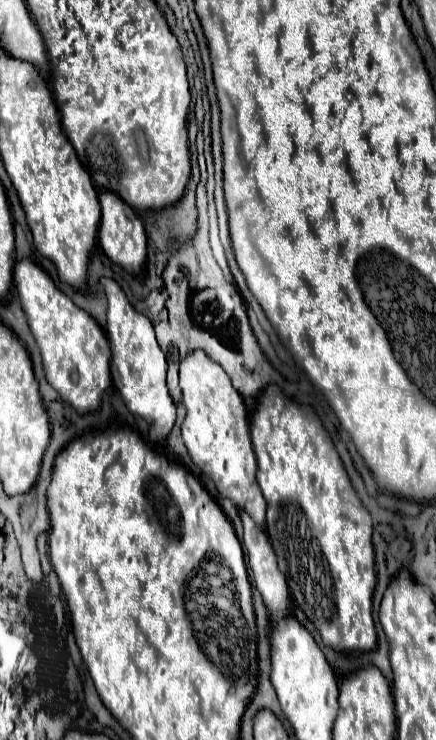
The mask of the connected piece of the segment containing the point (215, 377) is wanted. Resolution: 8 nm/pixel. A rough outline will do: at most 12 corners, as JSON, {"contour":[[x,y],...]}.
{"contour":[[203,351],[179,363],[189,457],[265,527],[241,395]]}

